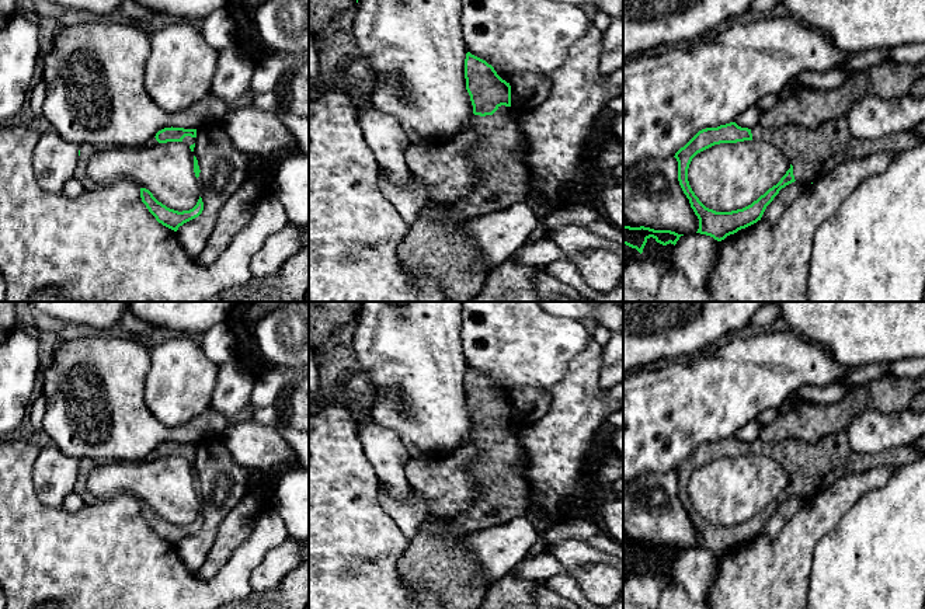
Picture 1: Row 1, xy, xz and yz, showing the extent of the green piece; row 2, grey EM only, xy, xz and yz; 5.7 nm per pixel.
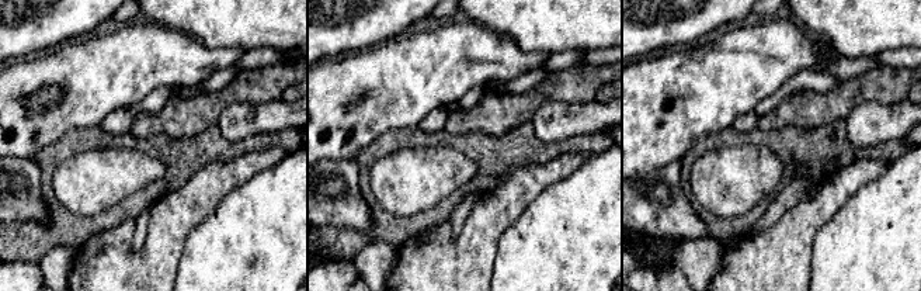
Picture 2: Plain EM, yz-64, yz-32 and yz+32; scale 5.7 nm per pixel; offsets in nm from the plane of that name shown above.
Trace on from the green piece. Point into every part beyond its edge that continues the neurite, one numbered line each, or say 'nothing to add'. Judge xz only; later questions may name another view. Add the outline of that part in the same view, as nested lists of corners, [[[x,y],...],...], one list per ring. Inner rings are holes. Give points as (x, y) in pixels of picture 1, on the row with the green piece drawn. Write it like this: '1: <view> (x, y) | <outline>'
1: xz (435, 247) | [[[501,105],[493,115],[474,115],[460,132],[474,129],[477,142],[470,157],[479,171],[472,192],[452,203],[428,202],[404,237],[399,257],[407,272],[424,275],[439,283],[451,302],[470,302],[483,289],[490,269],[474,240],[459,229],[467,220],[525,202],[531,191],[528,167],[515,159],[519,130],[511,107]],[[459,132],[459,133],[460,133]]]

